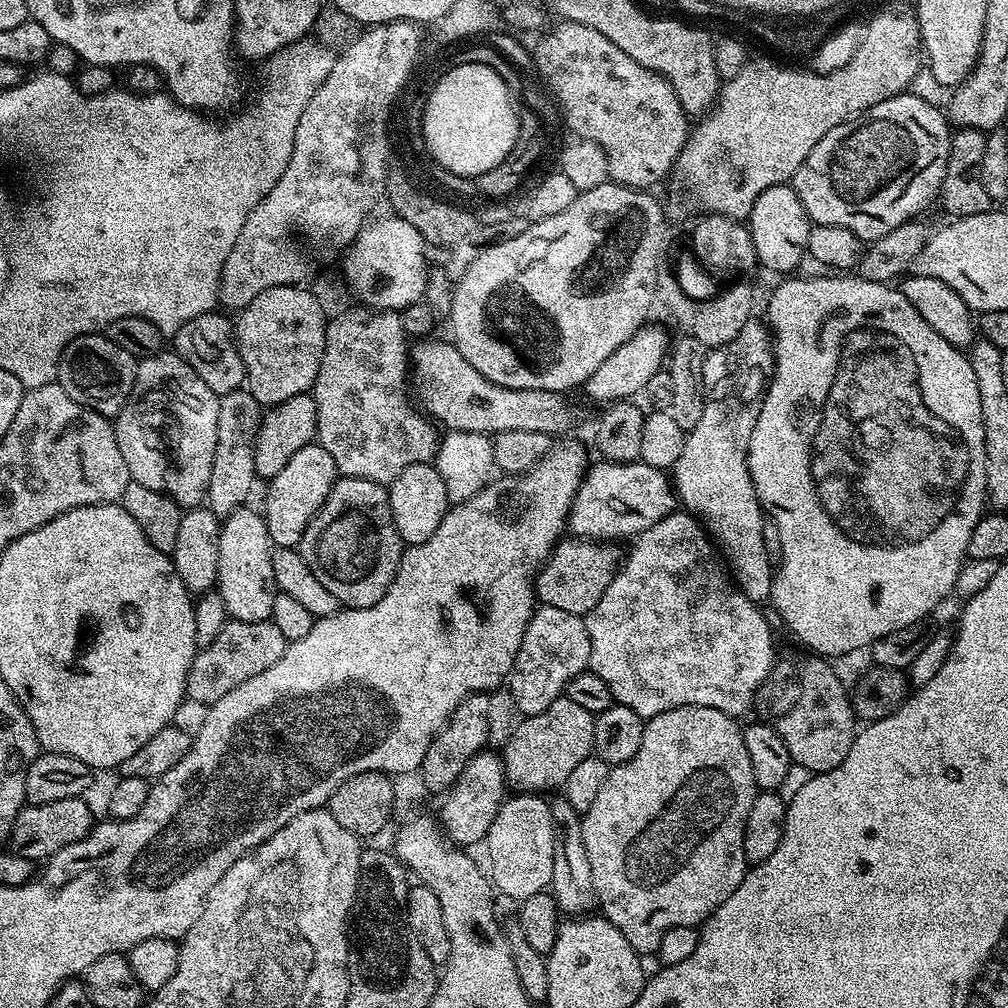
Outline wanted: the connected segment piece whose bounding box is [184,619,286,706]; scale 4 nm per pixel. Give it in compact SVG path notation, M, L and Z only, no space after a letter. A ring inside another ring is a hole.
M229 619L228 624L222 626L218 638L214 638L214 642L210 642L210 646L199 649L196 657L193 658L184 687L187 699L193 700L196 704L204 704L203 706L210 706L214 702L218 702L218 698L223 698L225 694L230 694L230 690L242 686L242 682L255 678L257 674L262 674L265 670L270 670L270 666L274 666L278 662L278 658L282 658L285 647L286 642L282 638L282 633L278 631L278 626L272 624L271 620L242 622Z

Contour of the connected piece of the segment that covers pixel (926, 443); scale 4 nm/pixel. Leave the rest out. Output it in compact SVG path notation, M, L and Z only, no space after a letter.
M820 274L824 276L812 276L809 280L792 280L796 278L784 278L780 285L772 292L768 300L768 317L766 323L770 329L770 335L774 341L774 367L768 390L764 394L764 401L758 414L758 422L750 434L750 446L748 447L748 469L750 478L754 482L756 497L760 499L760 506L764 509L767 519L778 526L778 538L782 538L782 558L772 577L772 595L770 604L776 607L778 615L784 619L784 624L805 644L813 648L815 655L820 658L833 658L832 656L844 656L847 652L856 652L859 648L867 649L882 634L890 634L890 630L902 630L902 626L910 626L910 622L931 617L932 611L947 598L952 596L956 587L956 579L960 568L963 567L970 546L970 534L974 534L974 526L978 526L981 516L986 512L986 497L988 495L988 483L986 482L986 430L982 422L982 402L978 396L978 378L974 378L974 366L970 366L967 355L961 349L955 348L906 298L900 293L899 287L891 283L870 282L858 274Z

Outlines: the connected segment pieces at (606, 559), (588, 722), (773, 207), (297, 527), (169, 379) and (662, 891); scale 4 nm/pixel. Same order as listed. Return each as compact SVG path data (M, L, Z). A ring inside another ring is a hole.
M564 538L552 549L552 553L538 569L534 581L534 596L541 605L554 606L569 614L587 617L598 598L610 586L616 569L622 563L622 552L612 542L597 542L583 538Z
M565 695L557 697L546 710L524 716L504 744L504 778L509 789L520 794L544 794L547 788L559 789L571 772L586 757L593 755L594 713L570 702Z
M779 184L758 194L758 202L754 202L746 223L761 269L764 267L772 272L792 274L795 273L792 271L806 260L813 221L809 220L806 206L802 206L795 188L788 184Z
M313 442L302 446L302 450L298 450L298 454L294 454L294 458L290 458L290 462L286 462L286 466L282 466L282 470L267 481L268 497L264 500L262 515L276 548L296 548L299 545L306 526L322 502L326 502L337 479L334 458L330 458L330 453L319 442Z
M165 350L159 352L156 356L143 357L137 363L136 381L132 387L131 394L128 395L128 401L124 403L123 410L118 413L114 420L116 437L118 438L118 450L122 450L122 458L126 461L126 470L128 471L131 483L150 486L150 490L158 490L162 494L174 498L174 502L180 505L181 509L187 510L201 507L206 500L207 486L210 482L210 470L214 461L215 443L218 442L218 410L220 399L221 397L216 396L214 390L210 390L210 386L206 386L206 382L202 382L202 378L198 378L198 374L194 374L194 370L190 370L187 362L181 356L176 355L175 351Z
M682 706L674 710L666 710L662 714L651 717L645 723L642 734L642 746L638 746L638 754L630 758L630 762L622 762L609 767L606 782L602 782L602 790L588 812L583 813L582 838L586 842L586 854L590 857L590 871L594 873L594 890L599 911L630 942L635 952L654 954L658 950L658 942L662 942L662 934L666 930L674 930L674 926L690 926L696 928L703 925L708 917L714 915L718 906L738 890L744 880L745 872L750 865L744 853L744 827L750 814L750 806L758 791L754 782L754 770L750 770L750 758L746 755L746 742L739 724L733 717L722 714L722 710L714 710L706 706Z

